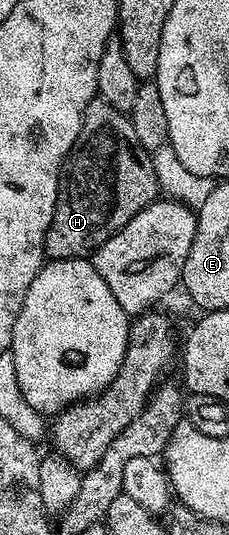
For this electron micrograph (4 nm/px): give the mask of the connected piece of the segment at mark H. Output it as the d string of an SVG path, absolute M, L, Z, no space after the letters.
M97 96L86 108L84 126L78 132L78 140L72 145L68 160L60 171L60 191L52 223L46 232L44 253L52 260L91 255L106 240L110 240L110 236L117 234L131 218L138 216L138 212L142 212L148 203L157 201L157 198L158 187L152 159L149 151L144 150L133 136L132 121L125 111L106 104L103 98Z

